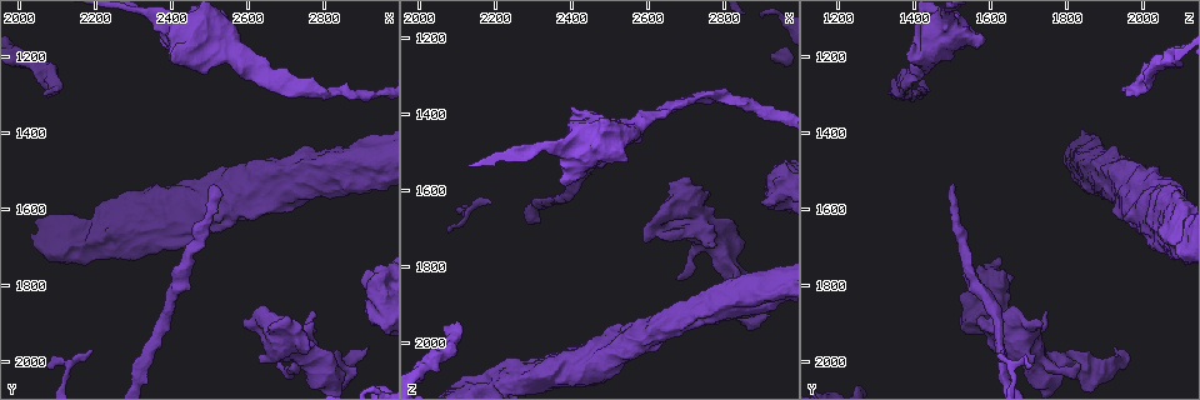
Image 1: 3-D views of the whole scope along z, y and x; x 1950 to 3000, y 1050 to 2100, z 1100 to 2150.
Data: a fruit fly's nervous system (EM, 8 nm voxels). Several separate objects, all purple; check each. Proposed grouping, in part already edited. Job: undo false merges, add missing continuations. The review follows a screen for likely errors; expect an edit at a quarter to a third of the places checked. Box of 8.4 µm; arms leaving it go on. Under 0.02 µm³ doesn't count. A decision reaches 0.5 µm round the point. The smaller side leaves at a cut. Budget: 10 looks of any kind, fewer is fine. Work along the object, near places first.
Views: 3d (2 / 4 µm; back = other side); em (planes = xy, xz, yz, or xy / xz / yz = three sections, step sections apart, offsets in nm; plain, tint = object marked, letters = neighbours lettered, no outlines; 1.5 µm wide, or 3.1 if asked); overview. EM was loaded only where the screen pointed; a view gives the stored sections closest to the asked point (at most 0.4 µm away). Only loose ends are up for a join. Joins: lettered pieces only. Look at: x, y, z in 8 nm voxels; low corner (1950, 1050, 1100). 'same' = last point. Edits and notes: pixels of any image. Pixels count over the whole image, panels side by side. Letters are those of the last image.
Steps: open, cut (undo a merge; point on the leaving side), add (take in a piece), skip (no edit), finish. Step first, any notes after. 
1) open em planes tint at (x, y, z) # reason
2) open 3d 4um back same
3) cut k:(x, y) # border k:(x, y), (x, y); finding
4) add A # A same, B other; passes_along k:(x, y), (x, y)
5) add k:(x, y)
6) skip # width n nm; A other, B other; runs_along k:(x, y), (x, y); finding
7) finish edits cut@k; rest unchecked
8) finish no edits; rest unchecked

open 3d 4um at (2900, 1770, 1635) # stops while still wide

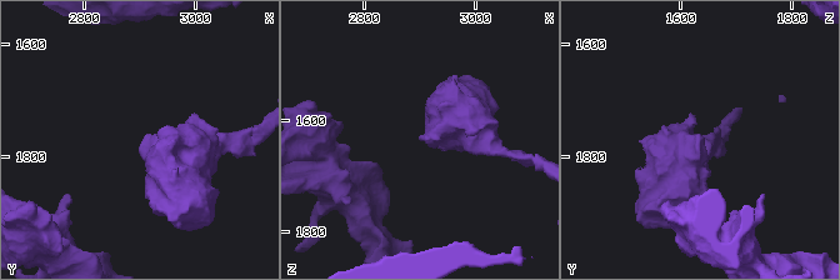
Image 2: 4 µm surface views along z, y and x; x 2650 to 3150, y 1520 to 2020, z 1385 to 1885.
open em planes letters at (2905, 1775, 1630)

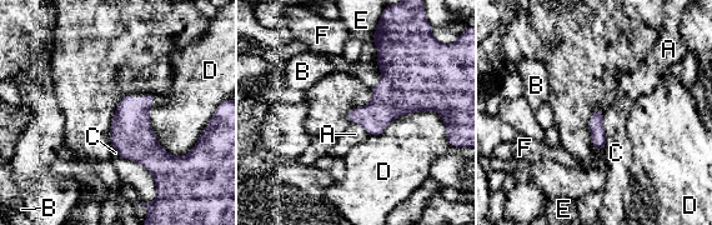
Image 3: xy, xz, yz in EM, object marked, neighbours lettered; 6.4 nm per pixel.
skip # A other, B other, C other, D other, E other, F other; border 3:(602, 114), (602, 126), (606, 138); none of them fits

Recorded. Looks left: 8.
open 3d 2um at (2695, 1880, 1565) # stops while still wide

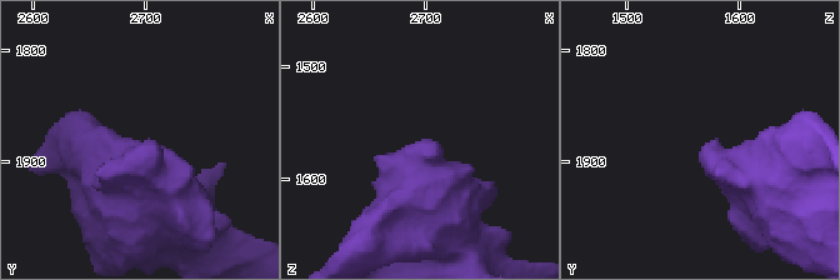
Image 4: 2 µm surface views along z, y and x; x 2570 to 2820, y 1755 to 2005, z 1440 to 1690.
open em planes letters at (2698, 1886, 1566)

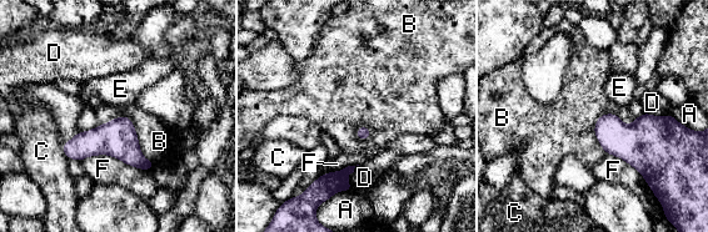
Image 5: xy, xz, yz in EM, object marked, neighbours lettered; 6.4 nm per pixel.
skip # A other, B other, C other, D other, E other, F other; border 5:(100, 124), (126, 116), (150, 170); none of them fits

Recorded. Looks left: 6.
open em xz step 4 letters at (2685, 2005, 1830) # an open end

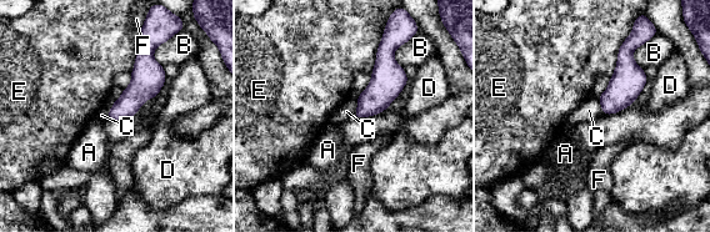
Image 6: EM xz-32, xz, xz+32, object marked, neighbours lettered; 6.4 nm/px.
skip # A other, B other, C other, D other, E other, F other; border 6:(154, 96), (148, 99), (129, 117); none of them fits

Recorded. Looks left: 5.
open 3d 4um at (2495, 1545, 1500) # free end

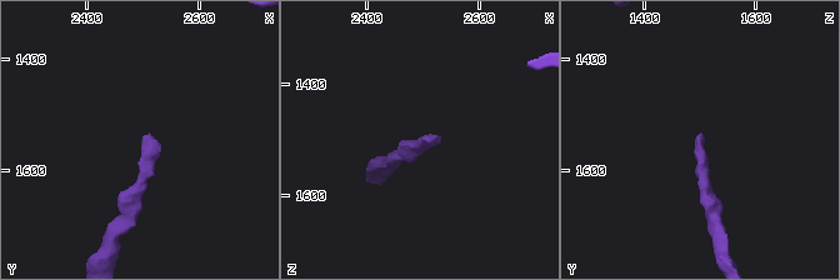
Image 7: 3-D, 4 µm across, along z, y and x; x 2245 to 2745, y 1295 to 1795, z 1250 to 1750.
open em planes tint at (2500, 1540, 1500) # shape alone is not enough

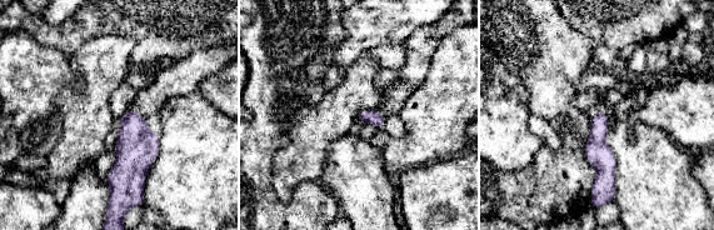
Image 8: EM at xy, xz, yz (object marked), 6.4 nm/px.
open em planes letters same # see the neighbours

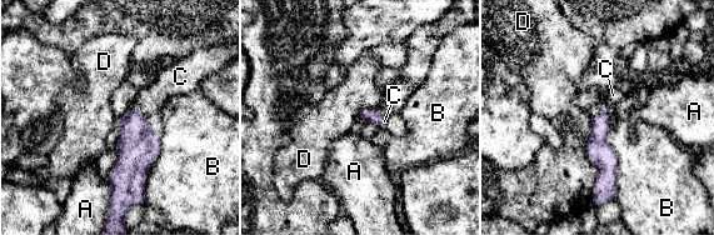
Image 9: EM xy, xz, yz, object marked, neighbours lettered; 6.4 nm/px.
add C # A other, B other, C same, D other; passes_along 9:(138, 145), (139, 111), (166, 84); it goes on there

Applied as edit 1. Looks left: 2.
finish edits add@9; rest unchecked

